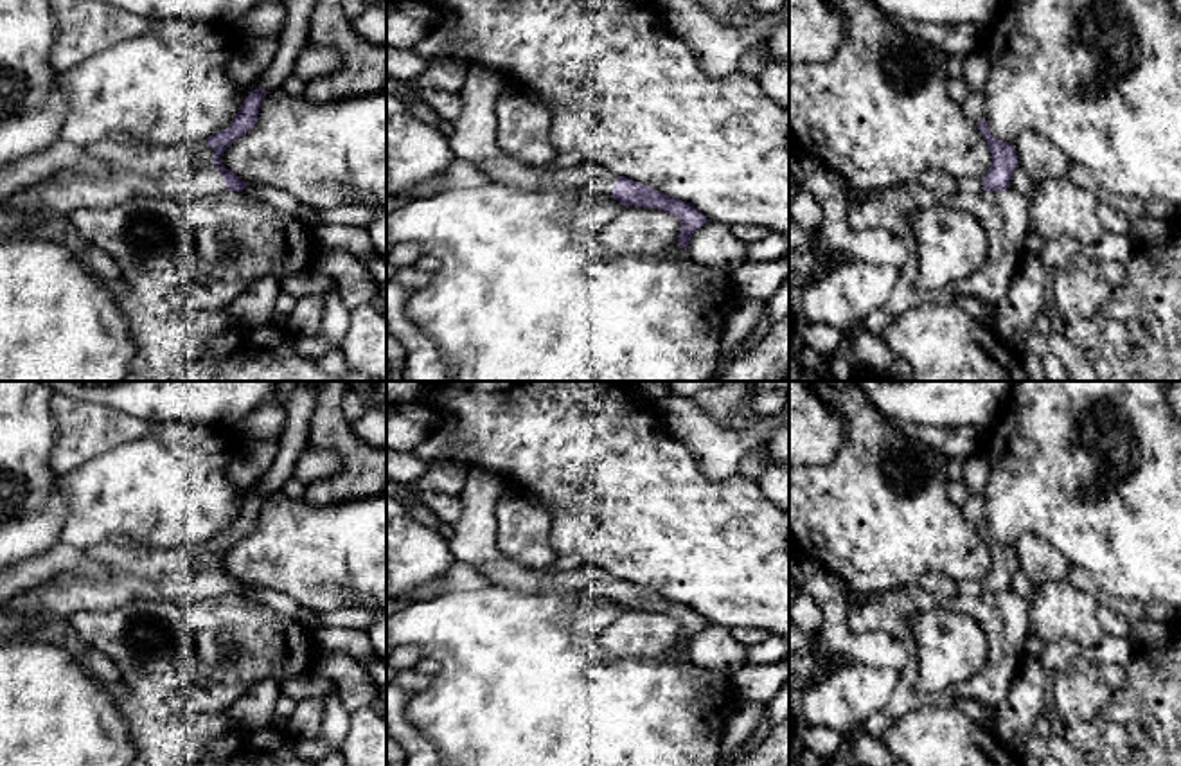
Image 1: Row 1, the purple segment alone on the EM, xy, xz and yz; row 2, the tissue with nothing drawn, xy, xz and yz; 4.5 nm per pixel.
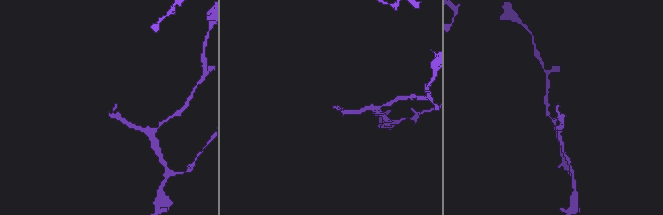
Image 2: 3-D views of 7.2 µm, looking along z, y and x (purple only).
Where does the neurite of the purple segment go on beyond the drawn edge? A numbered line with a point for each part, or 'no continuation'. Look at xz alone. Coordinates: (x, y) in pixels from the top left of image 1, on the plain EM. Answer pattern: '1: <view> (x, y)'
1: xz (507, 572)

